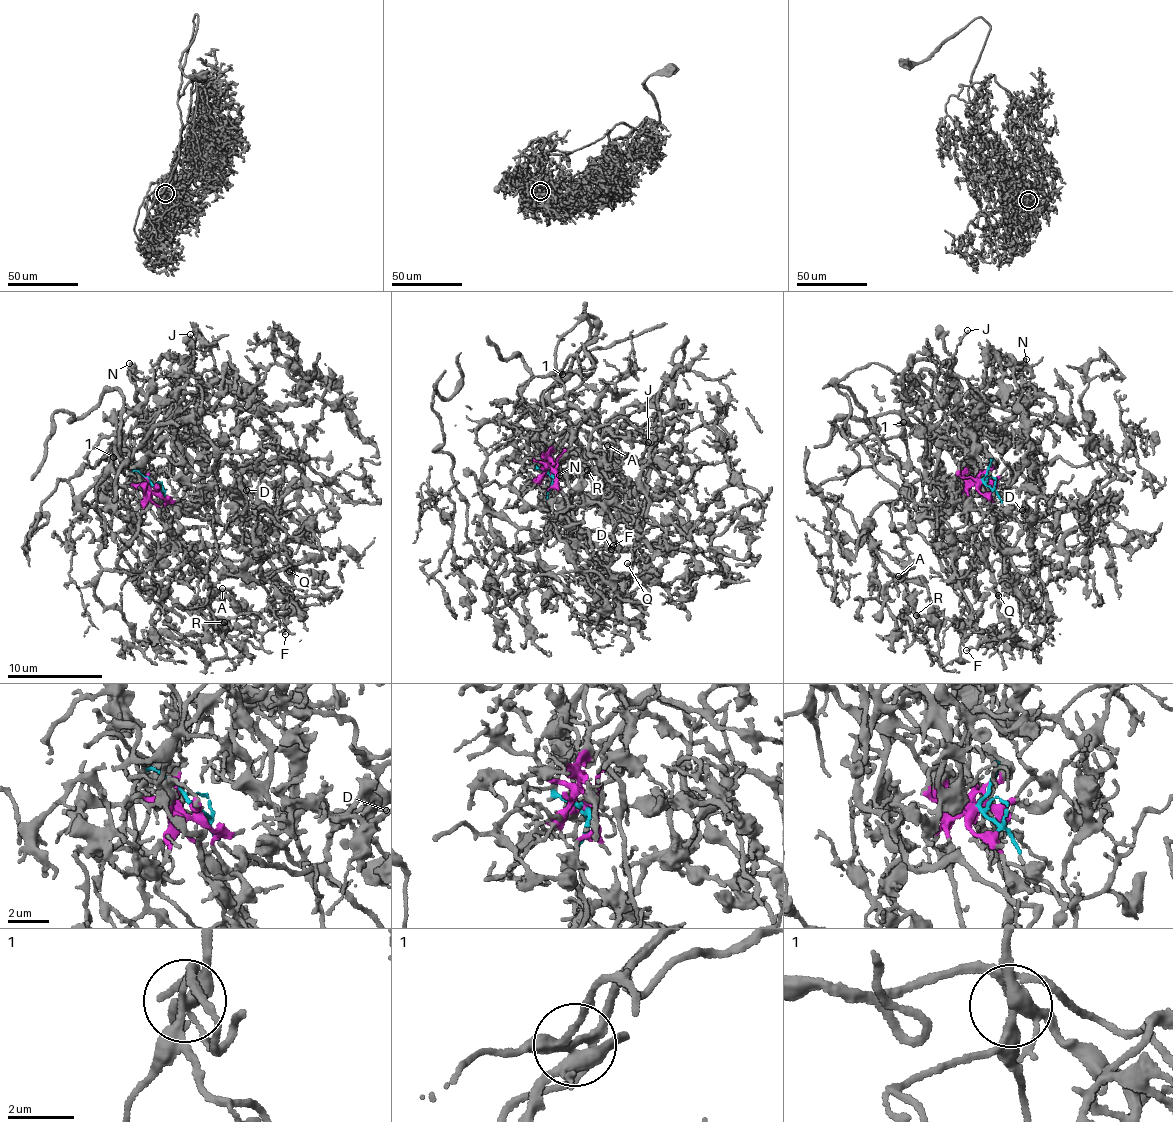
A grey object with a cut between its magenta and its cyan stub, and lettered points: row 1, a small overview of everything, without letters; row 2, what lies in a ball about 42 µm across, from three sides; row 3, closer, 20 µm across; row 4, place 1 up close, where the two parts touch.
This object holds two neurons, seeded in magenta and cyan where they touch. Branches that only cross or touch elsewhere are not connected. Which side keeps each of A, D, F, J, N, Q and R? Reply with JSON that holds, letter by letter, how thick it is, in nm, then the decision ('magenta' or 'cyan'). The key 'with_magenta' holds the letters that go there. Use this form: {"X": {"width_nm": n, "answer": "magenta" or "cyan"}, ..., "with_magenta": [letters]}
{"A": {"width_nm": 150, "answer": "cyan"}, "D": {"width_nm": 200, "answer": "cyan"}, "F": {"width_nm": 150, "answer": "magenta"}, "J": {"width_nm": 140, "answer": "magenta"}, "N": {"width_nm": 240, "answer": "magenta"}, "Q": {"width_nm": 120, "answer": "magenta"}, "R": {"width_nm": 110, "answer": "cyan"}, "with_magenta": ["F", "J", "N", "Q"]}

